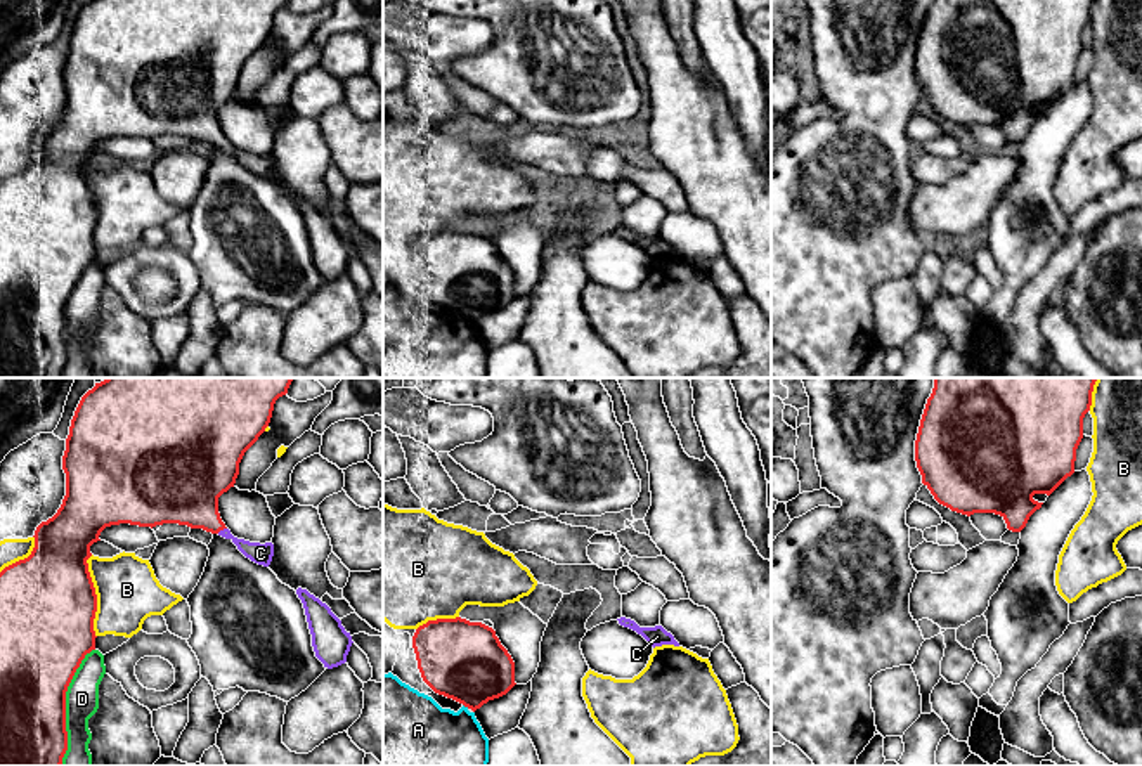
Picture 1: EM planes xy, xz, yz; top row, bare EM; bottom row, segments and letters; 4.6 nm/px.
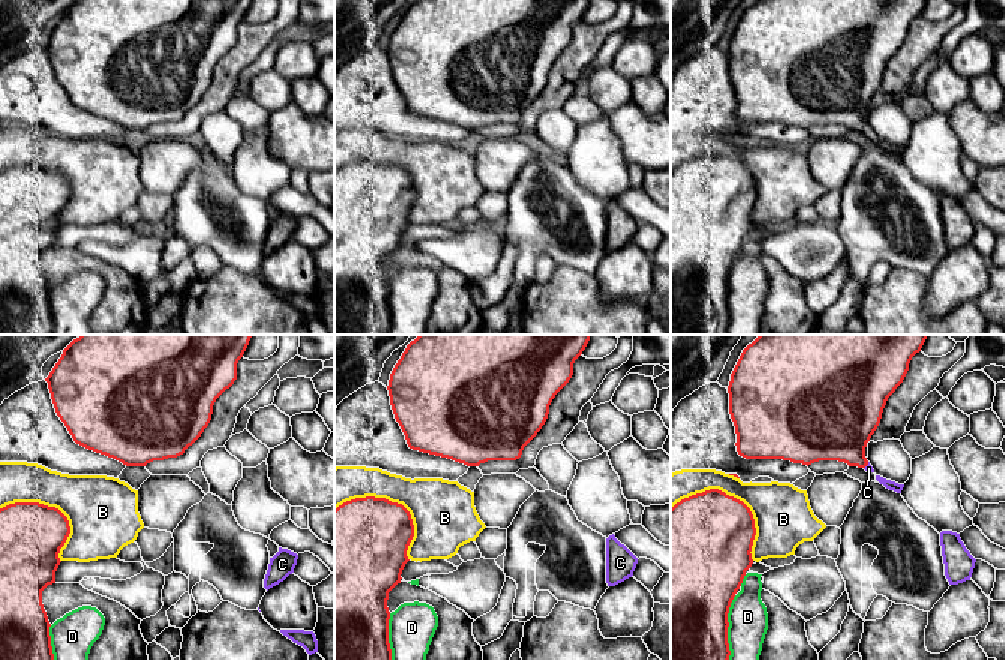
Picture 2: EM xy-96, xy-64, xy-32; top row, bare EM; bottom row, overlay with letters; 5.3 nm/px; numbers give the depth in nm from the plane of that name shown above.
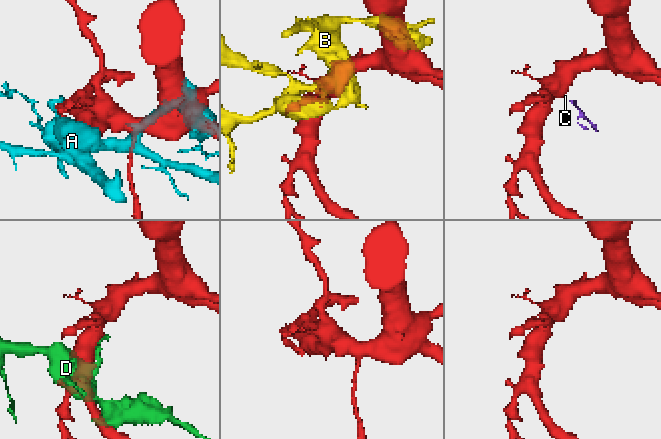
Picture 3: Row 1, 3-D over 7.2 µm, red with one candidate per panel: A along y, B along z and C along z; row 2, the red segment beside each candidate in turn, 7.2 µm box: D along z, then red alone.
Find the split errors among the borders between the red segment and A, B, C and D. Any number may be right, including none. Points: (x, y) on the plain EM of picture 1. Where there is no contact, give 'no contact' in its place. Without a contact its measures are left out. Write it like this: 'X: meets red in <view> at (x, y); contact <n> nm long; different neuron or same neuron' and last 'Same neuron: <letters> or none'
A: meets red in xz at (467, 318); contact 40 nm long; different neuron
B: meets red in xy at (96, 208); contact 380 nm long; different neuron
C: meets red in xy at (220, 141); contact 50 nm long; same neuron
D: meets red in xy at (64, 318); contact 550 nm long; different neuron
Same neuron: C

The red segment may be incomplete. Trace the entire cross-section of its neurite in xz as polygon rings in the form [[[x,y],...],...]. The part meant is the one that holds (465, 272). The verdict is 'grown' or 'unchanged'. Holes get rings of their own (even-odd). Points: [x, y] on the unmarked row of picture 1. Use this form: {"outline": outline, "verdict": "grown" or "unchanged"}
{"outline": [[[428,232],[416,241],[412,260],[423,293],[473,324],[516,296],[511,267],[482,234]]], "verdict": "unchanged"}

